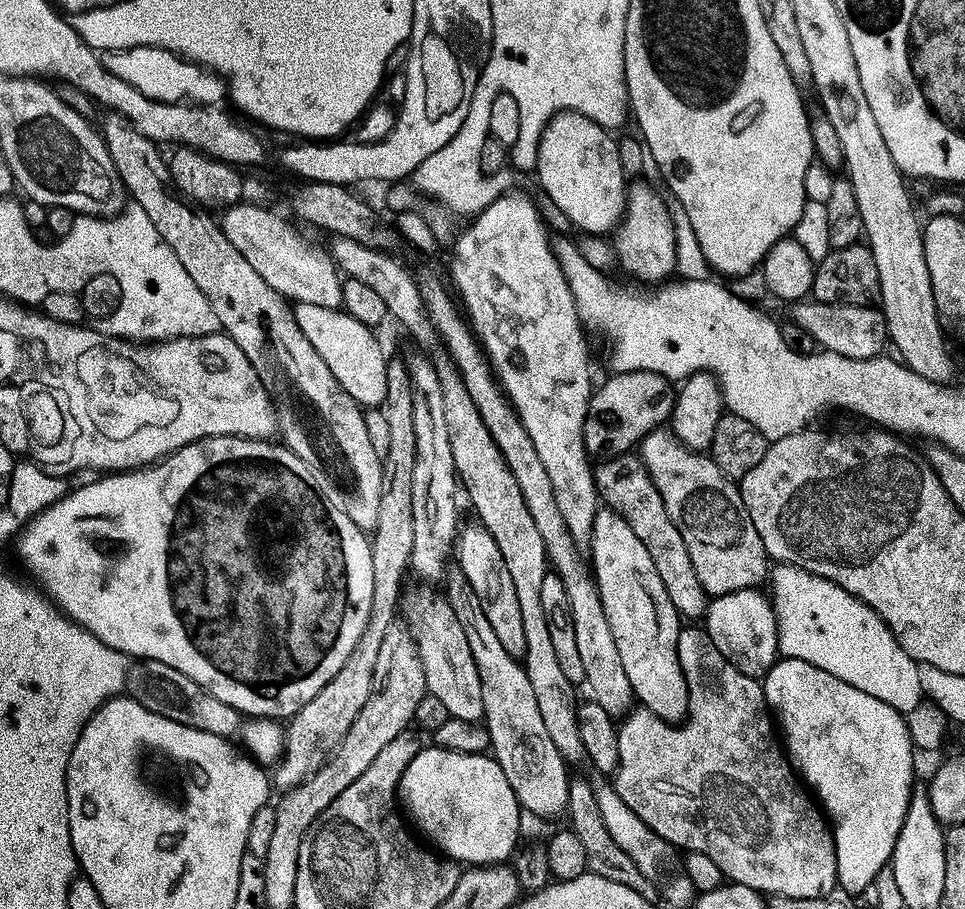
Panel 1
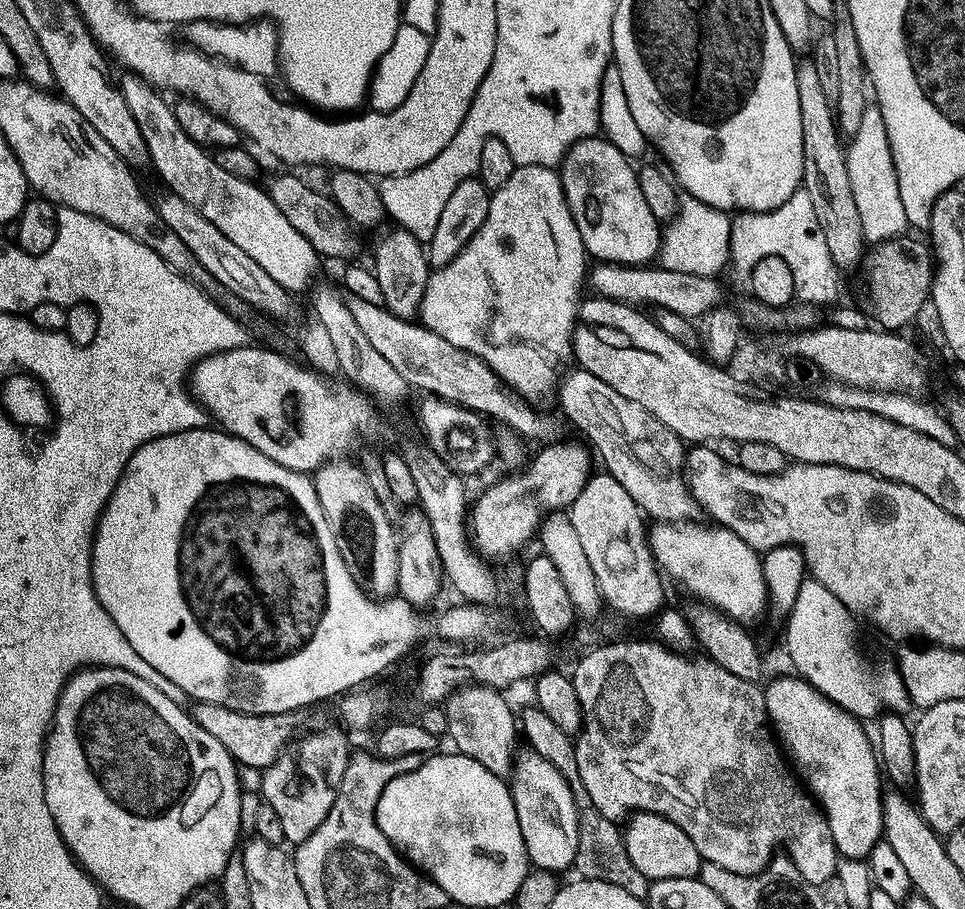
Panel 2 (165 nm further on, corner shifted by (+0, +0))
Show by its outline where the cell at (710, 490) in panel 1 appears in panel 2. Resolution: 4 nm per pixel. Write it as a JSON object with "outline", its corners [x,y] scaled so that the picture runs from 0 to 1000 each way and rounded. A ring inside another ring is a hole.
{"outline":[[[598,404],[596,408],[581,417],[578,424],[578,444],[580,440],[580,449],[585,458],[583,461],[589,461],[606,480],[604,483],[616,494],[621,509],[623,506],[630,514],[627,515],[629,523],[645,530],[645,539],[649,539],[649,543],[657,548],[668,569],[677,568],[675,571],[680,574],[720,573],[724,569],[721,567],[726,567],[727,560],[717,547],[713,529],[709,527],[707,516],[711,501],[710,485],[701,480],[698,473],[694,473],[694,469],[682,464],[682,460],[678,460],[674,451],[661,447],[661,442],[653,442],[653,438],[645,438],[645,433],[636,429],[636,425],[628,425],[624,416],[616,416],[616,411],[603,404]]]}

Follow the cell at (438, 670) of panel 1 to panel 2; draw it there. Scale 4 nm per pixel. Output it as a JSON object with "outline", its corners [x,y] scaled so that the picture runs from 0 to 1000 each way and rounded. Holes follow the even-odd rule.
{"outline":[[[482,751],[474,756],[463,770],[459,771],[462,794],[464,795],[463,813],[478,832],[491,834],[491,838],[499,838],[504,847],[522,856],[531,848],[533,828],[536,826],[537,792],[531,788],[531,779],[521,770],[515,758],[503,752]]]}

